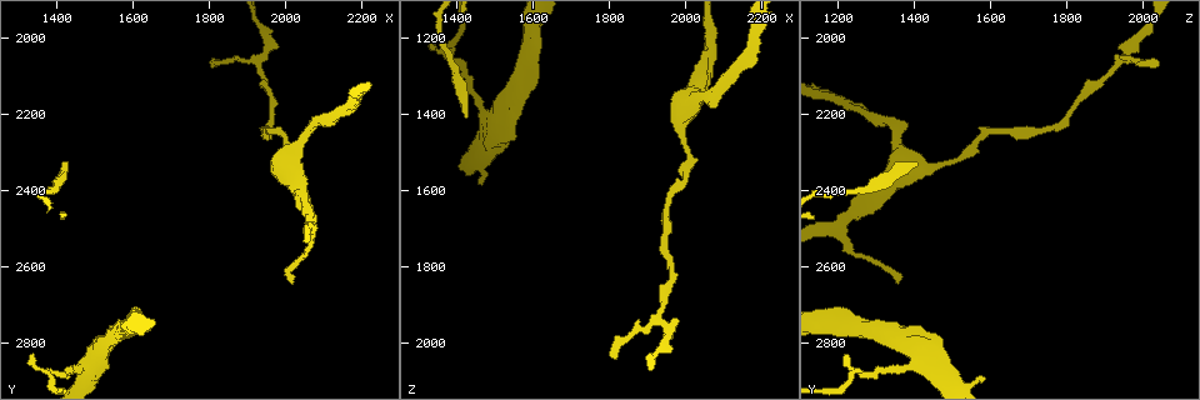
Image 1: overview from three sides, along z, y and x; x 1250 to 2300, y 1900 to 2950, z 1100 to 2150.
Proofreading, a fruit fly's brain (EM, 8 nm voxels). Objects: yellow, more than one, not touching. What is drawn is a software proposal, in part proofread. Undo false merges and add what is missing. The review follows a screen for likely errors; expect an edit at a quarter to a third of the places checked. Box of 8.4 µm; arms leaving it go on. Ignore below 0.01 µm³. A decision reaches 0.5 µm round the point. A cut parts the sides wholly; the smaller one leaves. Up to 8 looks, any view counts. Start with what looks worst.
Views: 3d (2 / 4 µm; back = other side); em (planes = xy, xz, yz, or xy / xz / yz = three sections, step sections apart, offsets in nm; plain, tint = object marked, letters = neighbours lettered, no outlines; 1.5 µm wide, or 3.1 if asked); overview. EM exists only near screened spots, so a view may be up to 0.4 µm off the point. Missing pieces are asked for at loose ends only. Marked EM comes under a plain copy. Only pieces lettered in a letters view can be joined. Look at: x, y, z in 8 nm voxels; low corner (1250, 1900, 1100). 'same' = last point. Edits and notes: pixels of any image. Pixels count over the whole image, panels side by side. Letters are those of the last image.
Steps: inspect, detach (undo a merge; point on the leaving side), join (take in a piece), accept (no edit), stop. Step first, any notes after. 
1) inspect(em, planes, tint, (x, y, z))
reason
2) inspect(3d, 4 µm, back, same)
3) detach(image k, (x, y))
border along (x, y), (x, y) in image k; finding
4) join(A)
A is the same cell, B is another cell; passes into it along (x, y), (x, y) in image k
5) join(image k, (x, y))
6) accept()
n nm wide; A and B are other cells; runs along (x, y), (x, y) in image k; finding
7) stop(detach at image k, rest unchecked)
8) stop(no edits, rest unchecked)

inspect(3d, 2 µm, (2025, 2645, 1360))

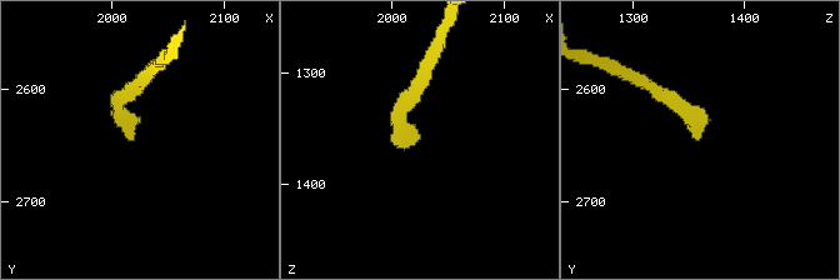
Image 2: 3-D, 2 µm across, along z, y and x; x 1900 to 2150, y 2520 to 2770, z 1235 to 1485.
inspect(em, planes, letters, (2020, 2640, 1360))
now the EM

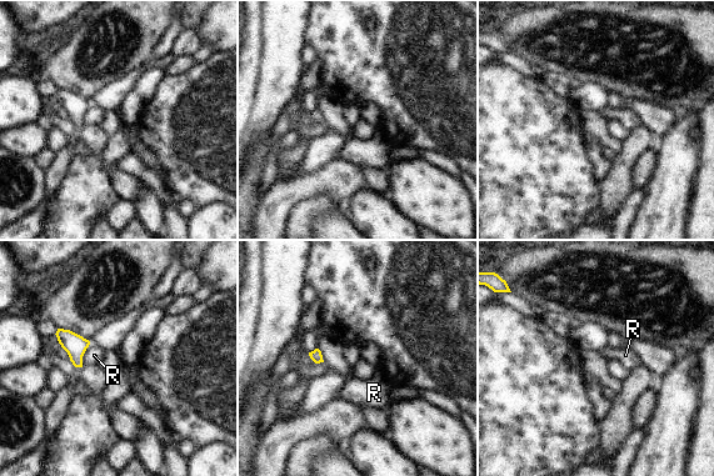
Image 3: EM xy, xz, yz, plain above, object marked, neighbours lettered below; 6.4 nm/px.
accept()
R touches over 150 nm; R is another cell; border along (89, 344), (81, 365) in image 3; none of them fits

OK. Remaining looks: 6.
inspect(3d, 4 µm, (1920, 2070, 1940))
arms part here

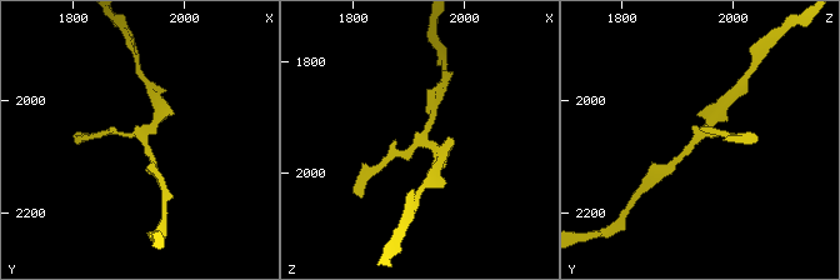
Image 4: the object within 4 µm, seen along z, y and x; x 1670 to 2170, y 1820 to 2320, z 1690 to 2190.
inspect(em, planes, letters, (1925, 2065, 1935))

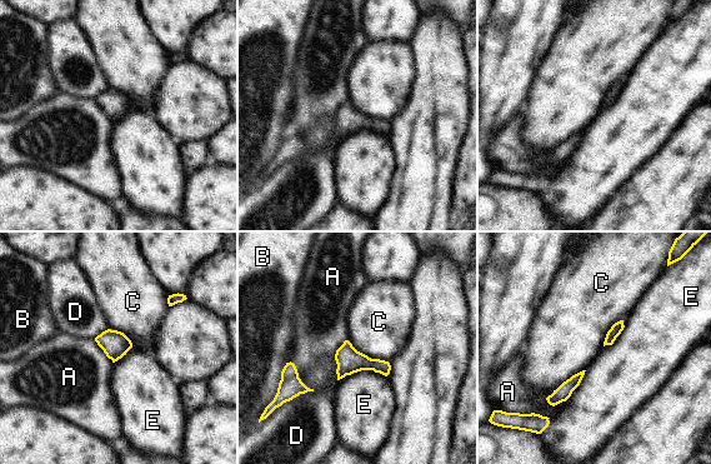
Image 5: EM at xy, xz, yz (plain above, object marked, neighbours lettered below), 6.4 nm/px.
accept()
A, B, C, D and E are other cells; border along (348, 339), (357, 350), (387, 362) in image 5; one cell here

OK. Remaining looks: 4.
inspect(em, yz, step 4, tint, (1335, 2835, 1215))
thin end

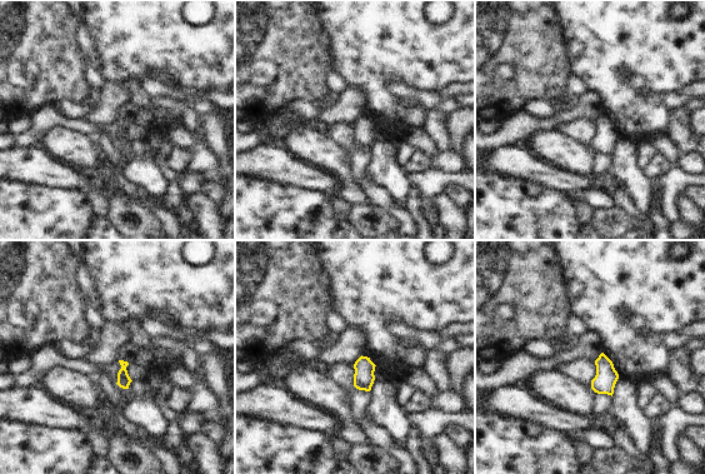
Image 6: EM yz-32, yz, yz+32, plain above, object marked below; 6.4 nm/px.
inspect(em, planes, letters, same)

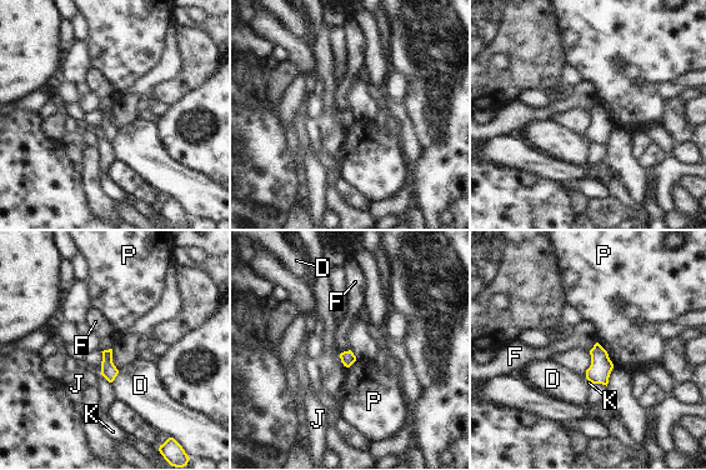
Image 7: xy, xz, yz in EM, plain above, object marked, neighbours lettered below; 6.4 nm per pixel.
accept()
D, F, J, K and P are other cells; no lettered piece goes on from it

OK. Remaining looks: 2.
stop(no edits, rest unchecked)

